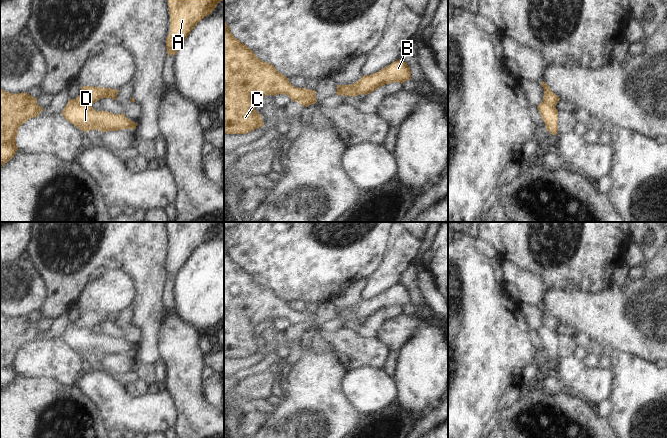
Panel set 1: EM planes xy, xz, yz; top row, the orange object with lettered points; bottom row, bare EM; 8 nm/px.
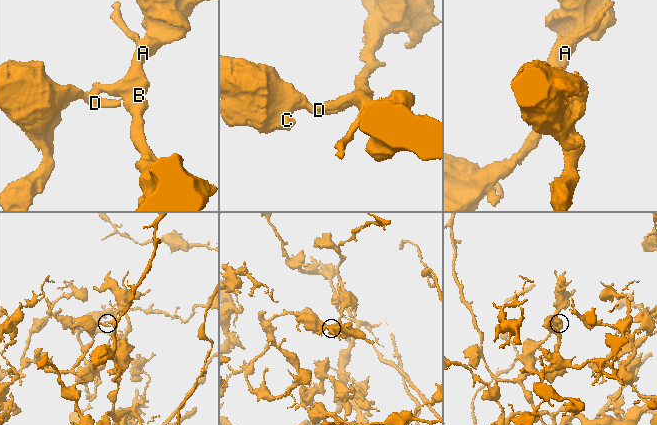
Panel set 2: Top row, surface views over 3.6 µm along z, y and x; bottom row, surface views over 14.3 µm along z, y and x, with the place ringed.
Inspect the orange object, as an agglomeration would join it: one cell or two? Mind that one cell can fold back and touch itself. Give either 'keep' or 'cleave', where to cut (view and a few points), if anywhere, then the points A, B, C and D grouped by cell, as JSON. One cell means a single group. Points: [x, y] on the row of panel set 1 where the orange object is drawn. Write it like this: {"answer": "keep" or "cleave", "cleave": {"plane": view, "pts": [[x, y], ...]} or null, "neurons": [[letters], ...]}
{"answer": "cleave", "cleave": {"plane": "xz", "pts": [[315, 94], [310, 98], [298, 100]]}, "neurons": [["A", "B"], ["C", "D"]]}

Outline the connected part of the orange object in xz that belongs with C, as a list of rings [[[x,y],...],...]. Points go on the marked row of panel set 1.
[[[224,21],[224,134],[247,134],[263,127],[261,115],[255,110],[257,102],[266,95],[285,94],[293,102],[314,97],[316,91],[306,88],[297,88],[288,78],[279,73],[274,65],[260,60],[254,52],[230,33],[230,27]]]

